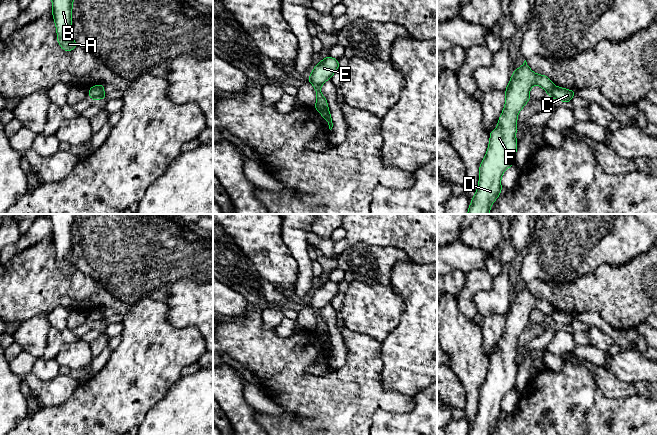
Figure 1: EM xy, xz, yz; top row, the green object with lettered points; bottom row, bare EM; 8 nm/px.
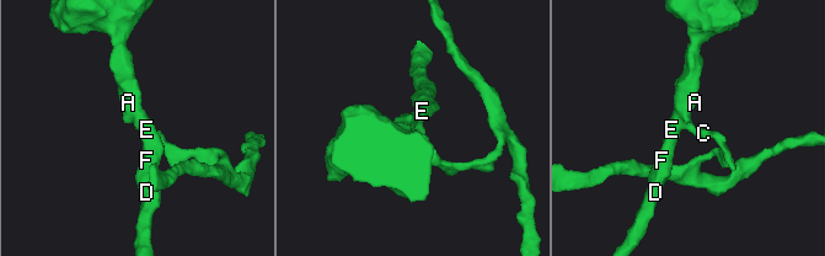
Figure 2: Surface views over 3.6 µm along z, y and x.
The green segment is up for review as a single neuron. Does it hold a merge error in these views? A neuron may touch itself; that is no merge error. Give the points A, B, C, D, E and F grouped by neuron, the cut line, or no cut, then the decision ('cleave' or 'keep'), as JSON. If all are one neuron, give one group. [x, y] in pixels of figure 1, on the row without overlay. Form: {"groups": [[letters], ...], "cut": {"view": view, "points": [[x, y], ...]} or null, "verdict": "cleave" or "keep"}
{"groups": [["A", "B", "D", "E", "F"], ["C"]], "cut": {"view": "xz", "points": [[316, 327], [326, 331]]}, "verdict": "cleave"}

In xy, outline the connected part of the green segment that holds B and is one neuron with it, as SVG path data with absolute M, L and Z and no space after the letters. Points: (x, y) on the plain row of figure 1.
M45 214L52 223L52 238L57 255L57 266L70 276L78 269L70 260L72 254L73 224L77 214Z

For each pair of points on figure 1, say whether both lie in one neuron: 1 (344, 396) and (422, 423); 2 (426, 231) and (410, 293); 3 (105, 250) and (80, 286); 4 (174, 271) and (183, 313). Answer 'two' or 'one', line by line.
1: two
2: two
3: two
4: one

